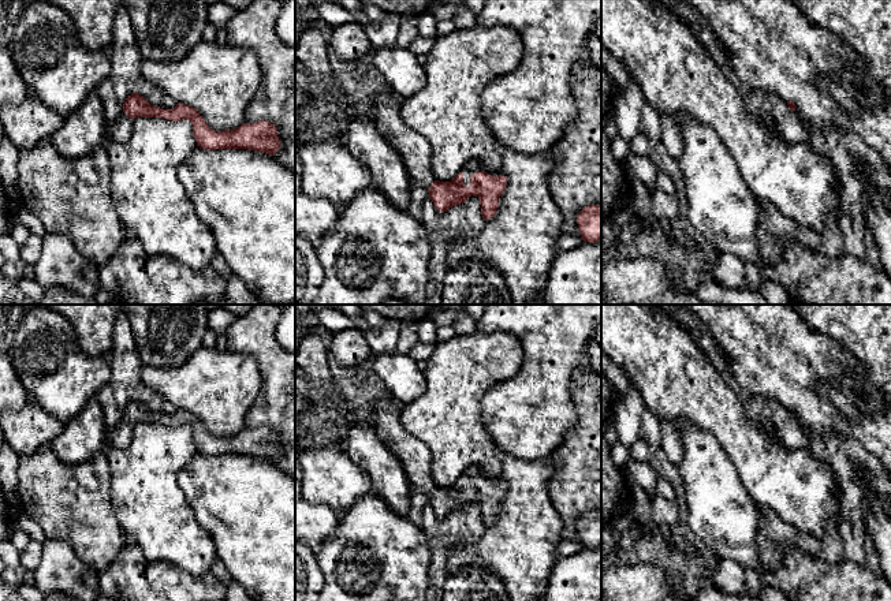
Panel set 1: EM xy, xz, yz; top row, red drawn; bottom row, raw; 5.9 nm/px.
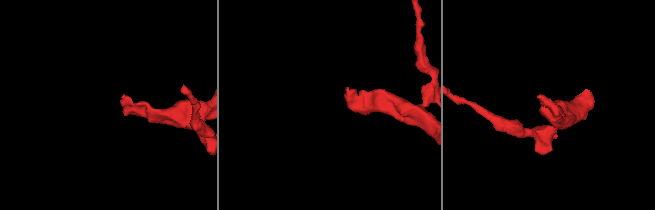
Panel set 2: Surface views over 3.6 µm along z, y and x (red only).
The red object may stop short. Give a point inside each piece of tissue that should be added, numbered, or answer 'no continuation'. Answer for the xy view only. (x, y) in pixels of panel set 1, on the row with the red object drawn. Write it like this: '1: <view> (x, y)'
1: xy (119, 131)

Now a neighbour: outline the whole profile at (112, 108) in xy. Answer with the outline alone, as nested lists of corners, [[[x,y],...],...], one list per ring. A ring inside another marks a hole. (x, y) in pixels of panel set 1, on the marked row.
[[[105,79],[98,87],[97,94],[104,105],[104,115],[107,122],[113,122],[119,117],[119,115],[123,112],[123,107],[119,104],[113,85],[111,79]]]

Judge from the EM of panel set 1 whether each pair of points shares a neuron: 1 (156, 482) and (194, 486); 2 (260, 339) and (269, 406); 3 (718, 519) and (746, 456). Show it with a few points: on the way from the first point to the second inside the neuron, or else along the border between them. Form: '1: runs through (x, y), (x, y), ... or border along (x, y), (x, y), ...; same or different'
1: border along (193, 456), (178, 473), (178, 486), (194, 514); different
2: runs through (271, 355), (271, 389); same
3: border along (720, 448), (735, 469), (742, 486), (756, 503); different

